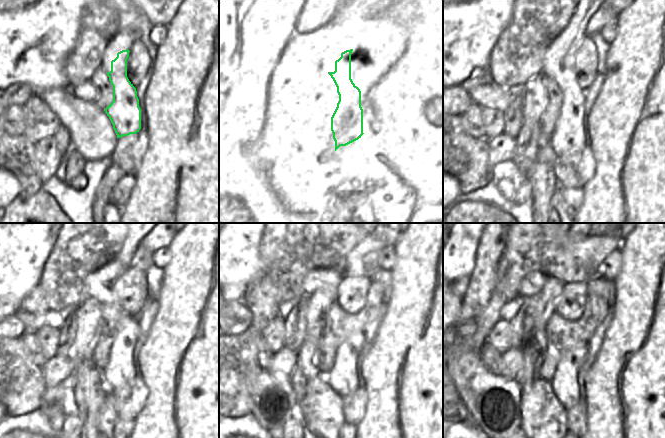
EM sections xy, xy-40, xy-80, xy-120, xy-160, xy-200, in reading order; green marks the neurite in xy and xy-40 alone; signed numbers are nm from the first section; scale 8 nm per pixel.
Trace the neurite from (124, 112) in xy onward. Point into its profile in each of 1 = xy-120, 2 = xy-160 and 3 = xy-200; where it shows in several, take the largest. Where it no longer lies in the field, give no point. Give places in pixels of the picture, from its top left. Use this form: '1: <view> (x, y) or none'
1: xy-120 (120, 370)
2: xy-160 (342, 378)
3: xy-200 (565, 384)

